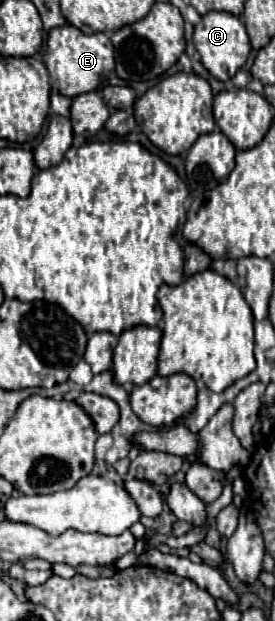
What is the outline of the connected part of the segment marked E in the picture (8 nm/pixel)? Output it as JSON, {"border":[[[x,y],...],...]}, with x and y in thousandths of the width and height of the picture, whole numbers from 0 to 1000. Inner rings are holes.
{"border":[[[265,40],[207,43],[171,60],[171,85],[164,85],[164,105],[185,121],[193,140],[236,153],[236,156],[280,156],[309,147],[345,147],[367,137],[389,134],[396,118],[418,111],[411,95],[411,72],[396,66],[396,56],[345,53],[309,56]]]}

